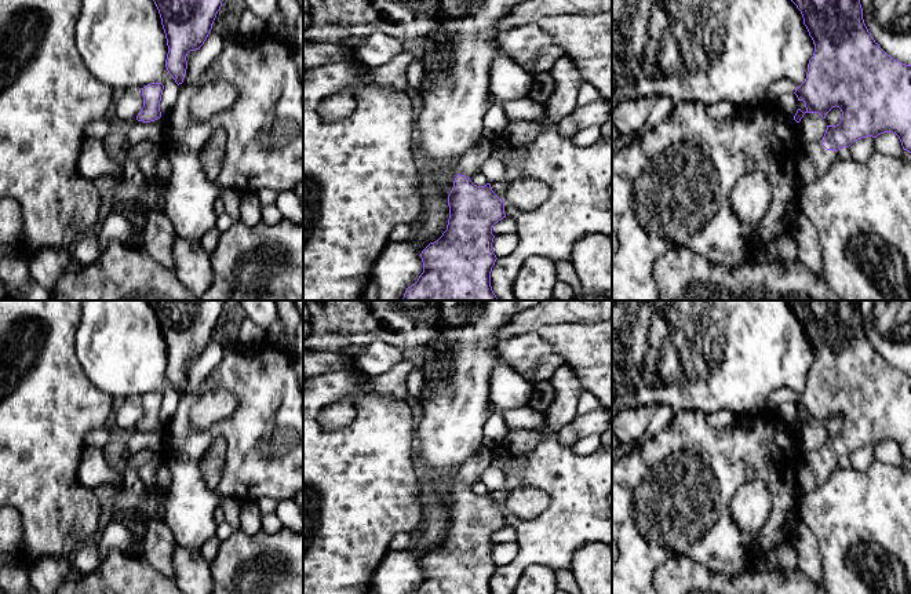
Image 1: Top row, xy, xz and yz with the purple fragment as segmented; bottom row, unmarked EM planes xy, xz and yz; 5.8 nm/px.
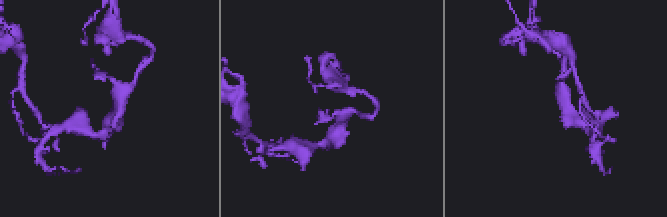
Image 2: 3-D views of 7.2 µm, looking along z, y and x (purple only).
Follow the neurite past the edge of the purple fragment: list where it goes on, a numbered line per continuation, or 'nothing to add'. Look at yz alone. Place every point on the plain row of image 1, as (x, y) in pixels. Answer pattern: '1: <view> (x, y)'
1: yz (783, 394)
2: yz (815, 467)

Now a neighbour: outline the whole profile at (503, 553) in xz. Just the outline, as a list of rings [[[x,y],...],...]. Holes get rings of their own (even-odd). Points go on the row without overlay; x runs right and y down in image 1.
[[[517,542],[499,543],[493,547],[492,560],[496,564],[496,566],[503,566],[510,564],[515,558],[517,553]]]

